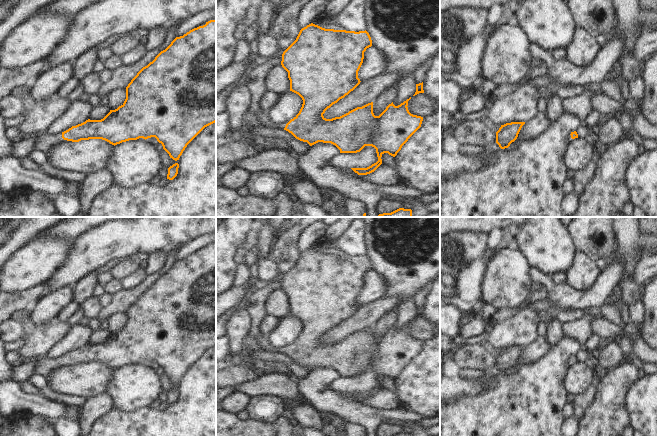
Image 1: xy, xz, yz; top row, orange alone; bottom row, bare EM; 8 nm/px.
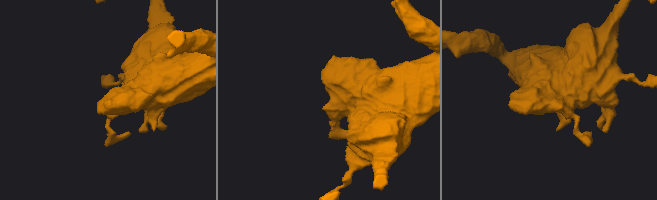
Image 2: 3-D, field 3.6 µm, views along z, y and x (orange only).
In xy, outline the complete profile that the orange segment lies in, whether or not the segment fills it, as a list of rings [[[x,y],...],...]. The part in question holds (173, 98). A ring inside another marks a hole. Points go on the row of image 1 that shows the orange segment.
[[[216,20],[194,28],[176,37],[155,59],[143,67],[126,87],[124,103],[101,120],[86,120],[68,130],[49,135],[37,135],[33,140],[33,150],[47,152],[60,142],[79,142],[81,140],[102,139],[112,145],[139,138],[155,137],[162,144],[170,158],[177,161],[187,145],[207,126],[216,122]]]

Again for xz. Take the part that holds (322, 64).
[[[313,23],[302,28],[296,40],[283,52],[281,61],[282,67],[288,72],[290,91],[302,98],[302,107],[293,119],[281,124],[272,123],[269,120],[268,113],[262,110],[257,116],[258,122],[266,127],[284,129],[296,139],[307,142],[310,146],[318,142],[331,143],[340,150],[340,153],[357,153],[365,146],[372,146],[376,149],[378,161],[367,168],[351,169],[358,175],[367,175],[374,172],[382,164],[381,157],[384,153],[388,153],[393,157],[397,155],[402,146],[421,127],[423,117],[413,115],[409,112],[407,106],[411,97],[398,106],[395,106],[392,102],[379,116],[375,116],[373,113],[373,102],[362,107],[357,107],[340,117],[326,119],[323,116],[328,108],[344,98],[360,84],[361,81],[358,78],[358,71],[363,63],[364,52],[371,46],[372,40],[366,30],[355,32],[325,29]]]

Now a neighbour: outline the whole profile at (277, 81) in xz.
[[[277,65],[272,67],[266,76],[266,91],[282,95],[290,91],[290,80],[288,72],[282,67]]]

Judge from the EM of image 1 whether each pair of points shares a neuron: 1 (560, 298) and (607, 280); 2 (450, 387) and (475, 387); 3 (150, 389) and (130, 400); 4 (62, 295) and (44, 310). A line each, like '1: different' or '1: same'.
1: same
2: same
3: same
4: same

